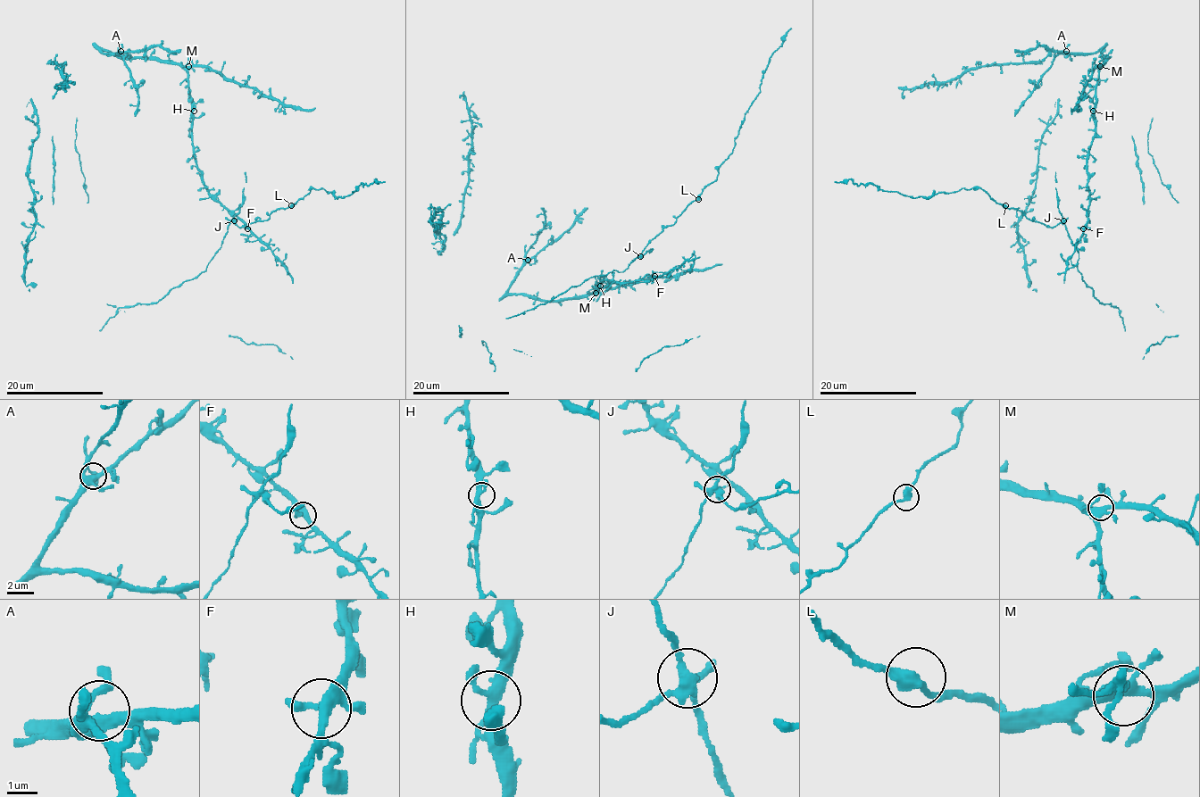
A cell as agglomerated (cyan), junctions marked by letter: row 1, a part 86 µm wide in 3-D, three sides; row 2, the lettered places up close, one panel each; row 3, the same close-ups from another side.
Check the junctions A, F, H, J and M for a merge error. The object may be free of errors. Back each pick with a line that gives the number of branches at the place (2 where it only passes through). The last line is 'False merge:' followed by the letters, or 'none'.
J: 4 branches meet
False merge: J

